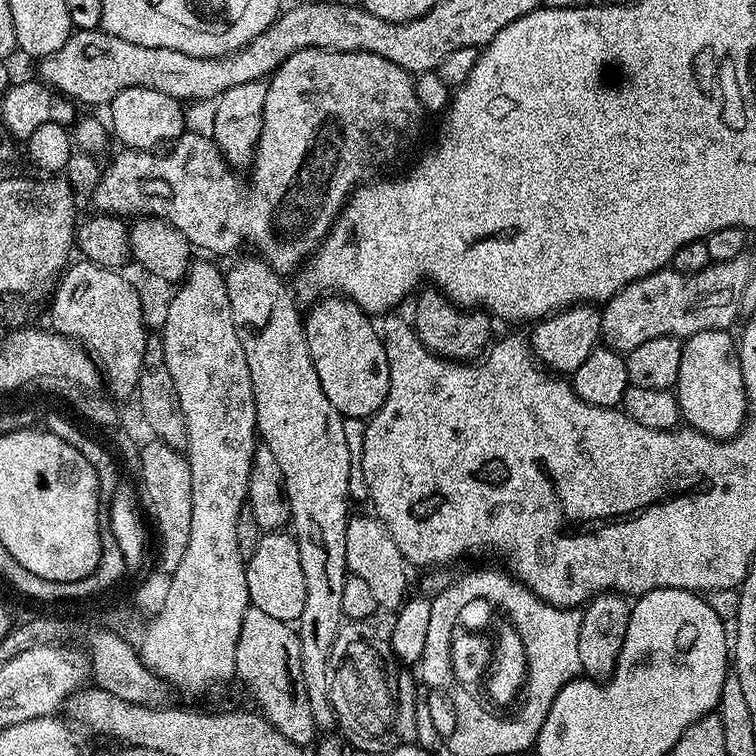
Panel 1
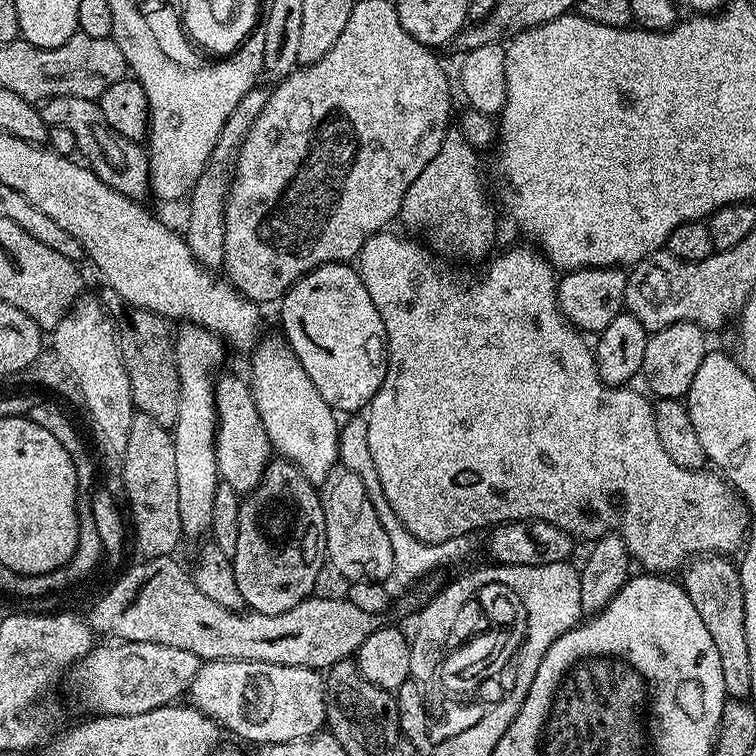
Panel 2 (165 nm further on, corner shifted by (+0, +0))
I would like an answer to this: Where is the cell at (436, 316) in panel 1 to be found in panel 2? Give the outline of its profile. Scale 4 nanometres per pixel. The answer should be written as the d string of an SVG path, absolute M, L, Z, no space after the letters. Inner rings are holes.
M449 131L442 142L442 150L430 158L430 166L426 166L426 170L410 182L410 190L406 190L399 223L408 228L428 228L426 244L437 257L484 262L493 251L496 208L488 201L488 188L484 185L480 160L476 156L479 156L477 149L472 148L459 131Z

